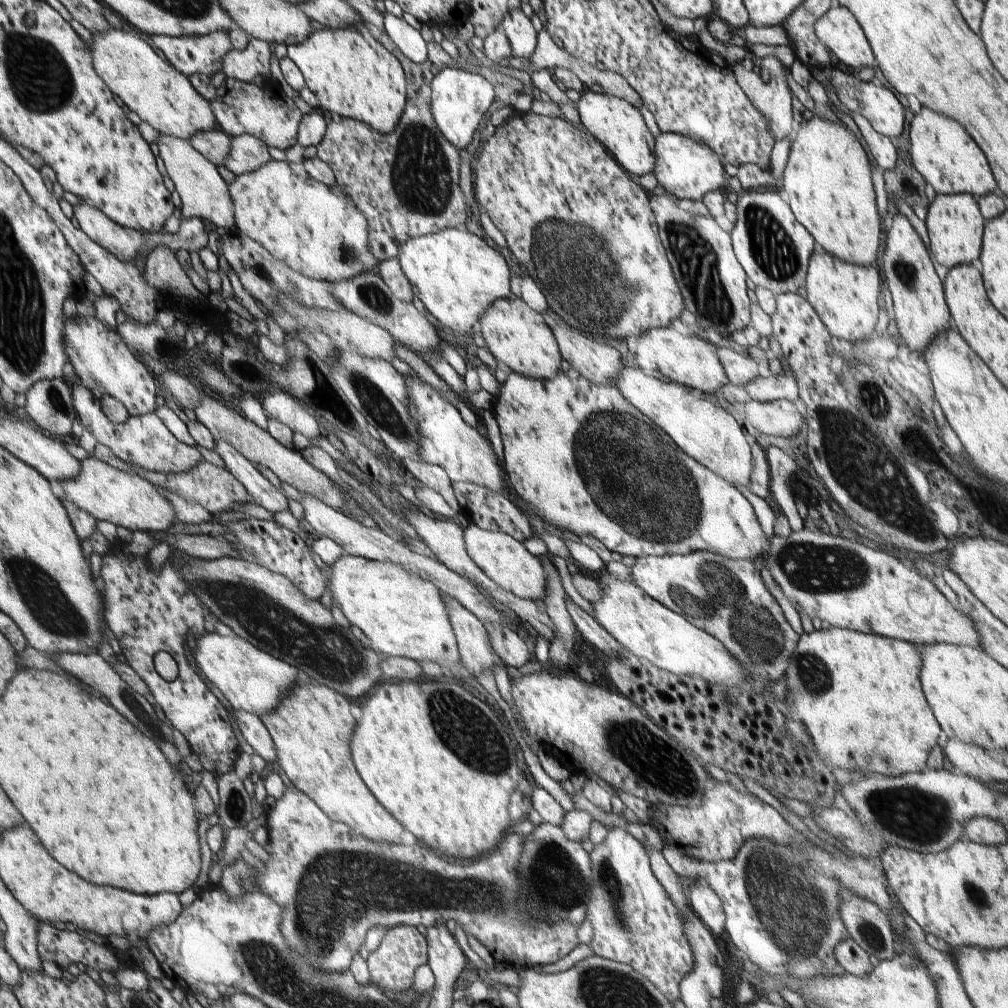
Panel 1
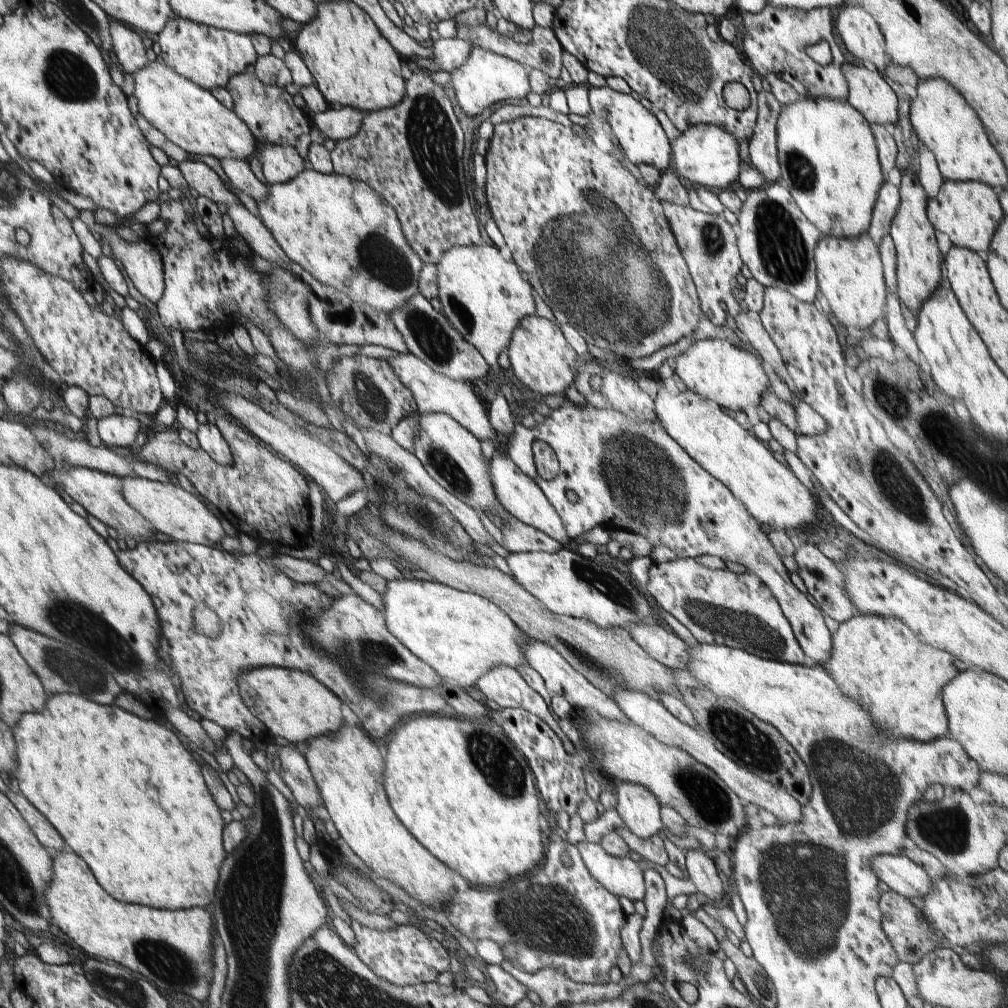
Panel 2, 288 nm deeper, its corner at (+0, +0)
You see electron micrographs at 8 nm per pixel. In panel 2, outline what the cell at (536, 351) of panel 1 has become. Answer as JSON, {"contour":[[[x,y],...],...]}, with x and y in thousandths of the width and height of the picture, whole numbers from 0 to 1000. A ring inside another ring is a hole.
{"contour":[[[533,312],[517,315],[515,321],[507,329],[507,337],[503,343],[503,355],[505,355],[511,375],[519,379],[525,387],[535,389],[537,393],[555,391],[566,379],[570,379],[570,371],[572,371],[570,355],[572,353],[566,347],[566,343],[559,337],[559,331],[551,317],[535,315]]]}

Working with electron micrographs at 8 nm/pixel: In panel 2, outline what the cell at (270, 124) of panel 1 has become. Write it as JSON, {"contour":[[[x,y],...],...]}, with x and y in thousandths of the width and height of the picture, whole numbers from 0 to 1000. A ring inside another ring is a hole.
{"contour":[[[235,73],[227,79],[223,89],[231,97],[231,113],[237,115],[247,131],[255,137],[259,145],[269,143],[269,145],[293,145],[293,139],[299,133],[307,133],[307,123],[301,111],[289,101],[289,95],[275,85],[265,85],[261,83],[253,73]]]}

